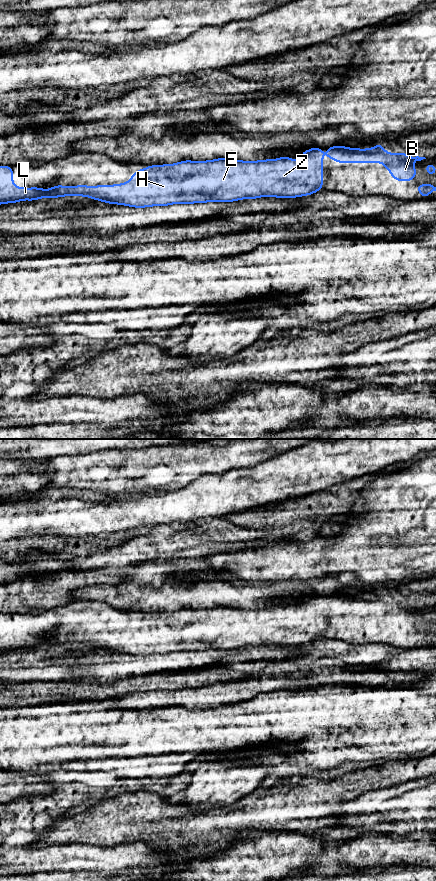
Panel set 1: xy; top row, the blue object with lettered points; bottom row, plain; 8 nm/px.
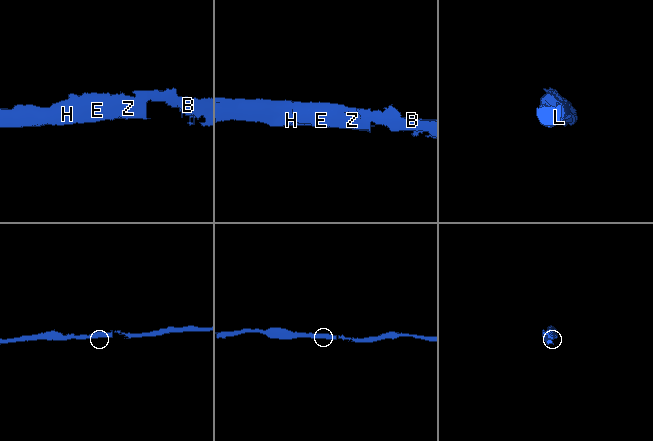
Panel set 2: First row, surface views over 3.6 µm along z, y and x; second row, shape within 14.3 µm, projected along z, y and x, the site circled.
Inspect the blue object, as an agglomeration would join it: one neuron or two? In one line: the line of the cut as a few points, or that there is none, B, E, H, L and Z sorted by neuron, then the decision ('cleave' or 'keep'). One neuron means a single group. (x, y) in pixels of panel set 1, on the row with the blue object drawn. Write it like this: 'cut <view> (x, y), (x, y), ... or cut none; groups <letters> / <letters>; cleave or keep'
cut none; groups B E H L Z; keep

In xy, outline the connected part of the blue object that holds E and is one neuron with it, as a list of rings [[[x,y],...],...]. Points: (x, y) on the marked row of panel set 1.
[[[313,147],[301,153],[298,161],[288,156],[278,159],[244,161],[216,158],[205,161],[184,160],[174,164],[149,165],[135,171],[130,180],[112,185],[55,185],[49,189],[39,187],[16,187],[13,182],[13,167],[0,166],[0,205],[42,198],[82,196],[134,208],[169,206],[173,204],[195,204],[235,202],[243,199],[297,198],[312,195],[323,189],[323,148]]]

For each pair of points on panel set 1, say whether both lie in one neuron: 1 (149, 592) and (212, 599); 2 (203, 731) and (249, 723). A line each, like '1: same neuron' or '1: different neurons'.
1: same neuron
2: same neuron

